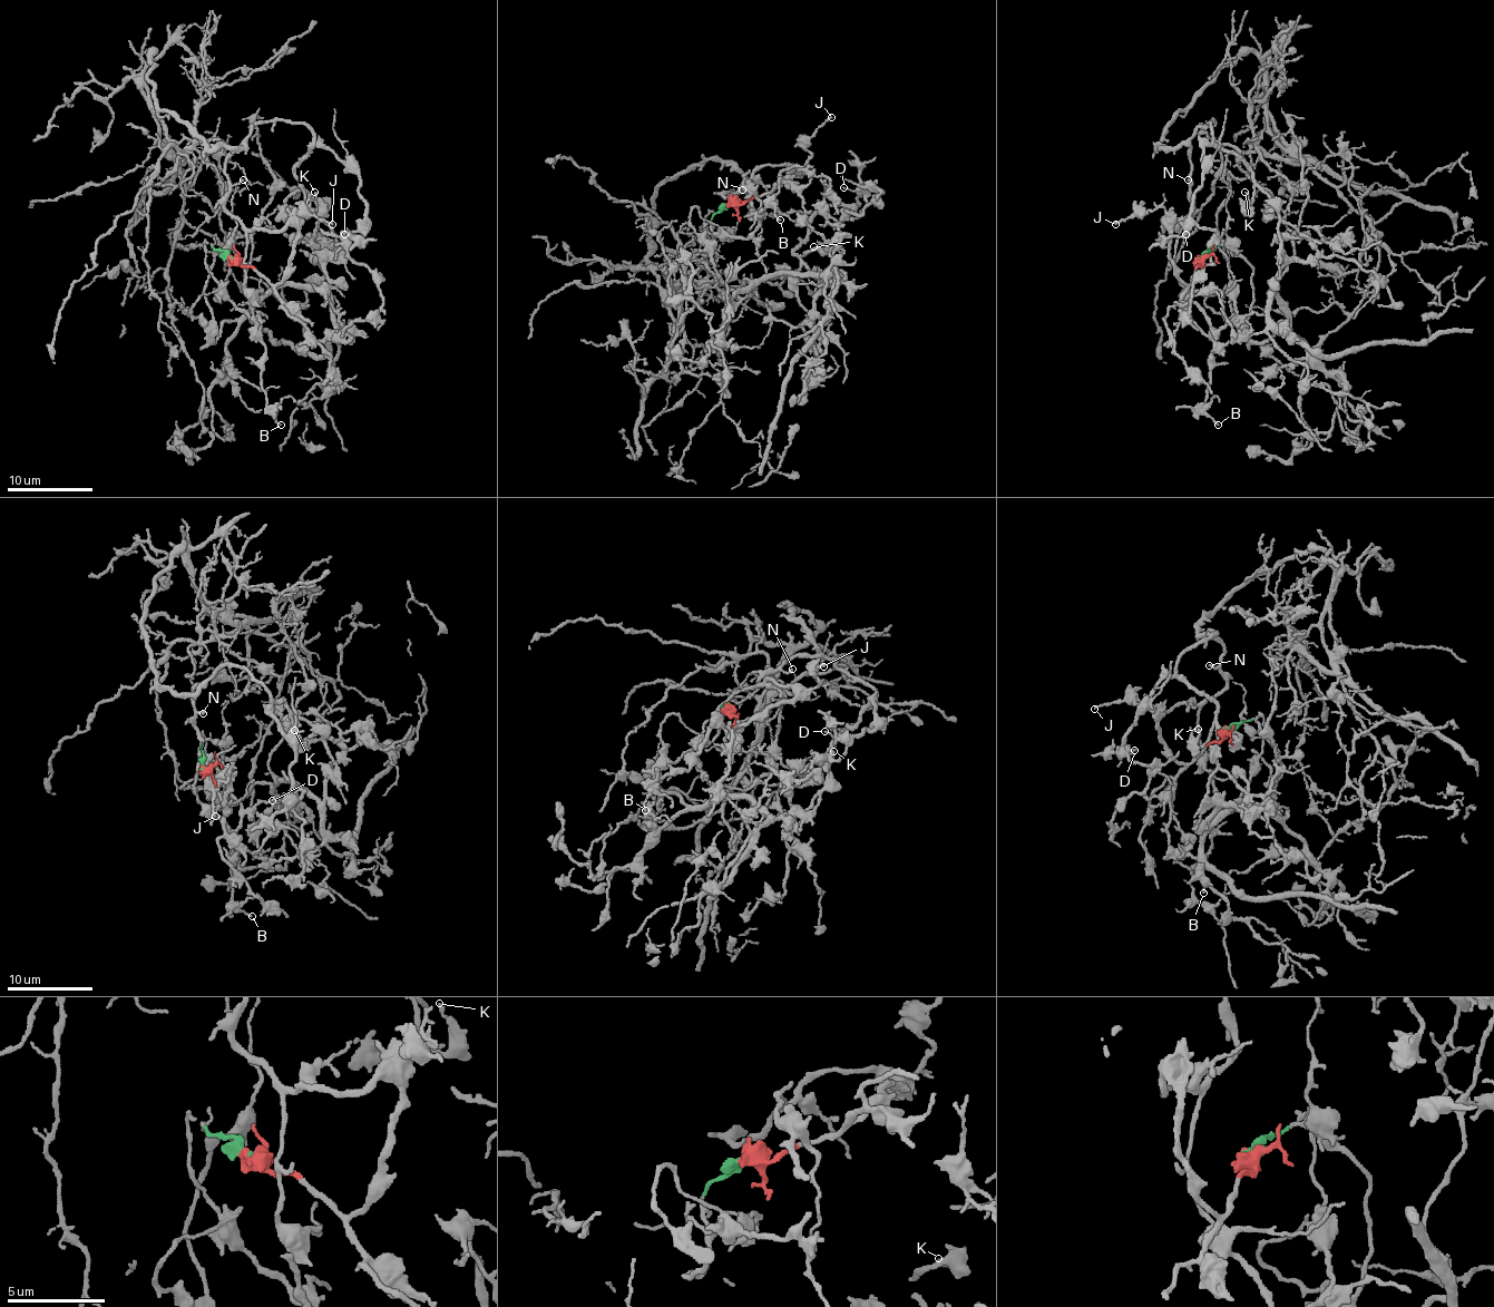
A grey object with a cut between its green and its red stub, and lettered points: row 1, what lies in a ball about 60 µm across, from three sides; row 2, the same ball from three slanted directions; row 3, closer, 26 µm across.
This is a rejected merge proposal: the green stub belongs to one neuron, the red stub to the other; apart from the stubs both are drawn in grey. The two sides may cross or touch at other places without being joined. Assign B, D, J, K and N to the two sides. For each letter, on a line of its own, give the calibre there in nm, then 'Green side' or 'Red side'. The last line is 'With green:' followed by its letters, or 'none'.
B: Thickness 170 nm. Red side
D: Thickness 140 nm. Red side
J: Thickness 160 nm. Red side
K: Thickness 170 nm. Red side
N: Thickness 200 nm. Red side
With green: none

